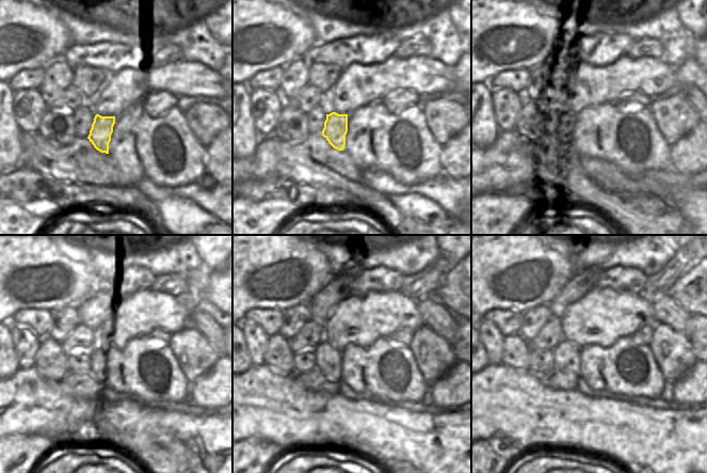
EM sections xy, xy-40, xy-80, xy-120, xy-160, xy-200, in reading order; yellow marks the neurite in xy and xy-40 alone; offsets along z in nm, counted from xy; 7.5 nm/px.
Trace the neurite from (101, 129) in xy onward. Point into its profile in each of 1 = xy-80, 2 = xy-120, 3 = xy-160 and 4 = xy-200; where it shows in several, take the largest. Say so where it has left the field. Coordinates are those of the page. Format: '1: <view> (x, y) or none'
1: xy-80 (567, 121)
2: xy-120 (94, 371)
3: xy-160 (327, 358)
4: xy-200 (566, 355)

